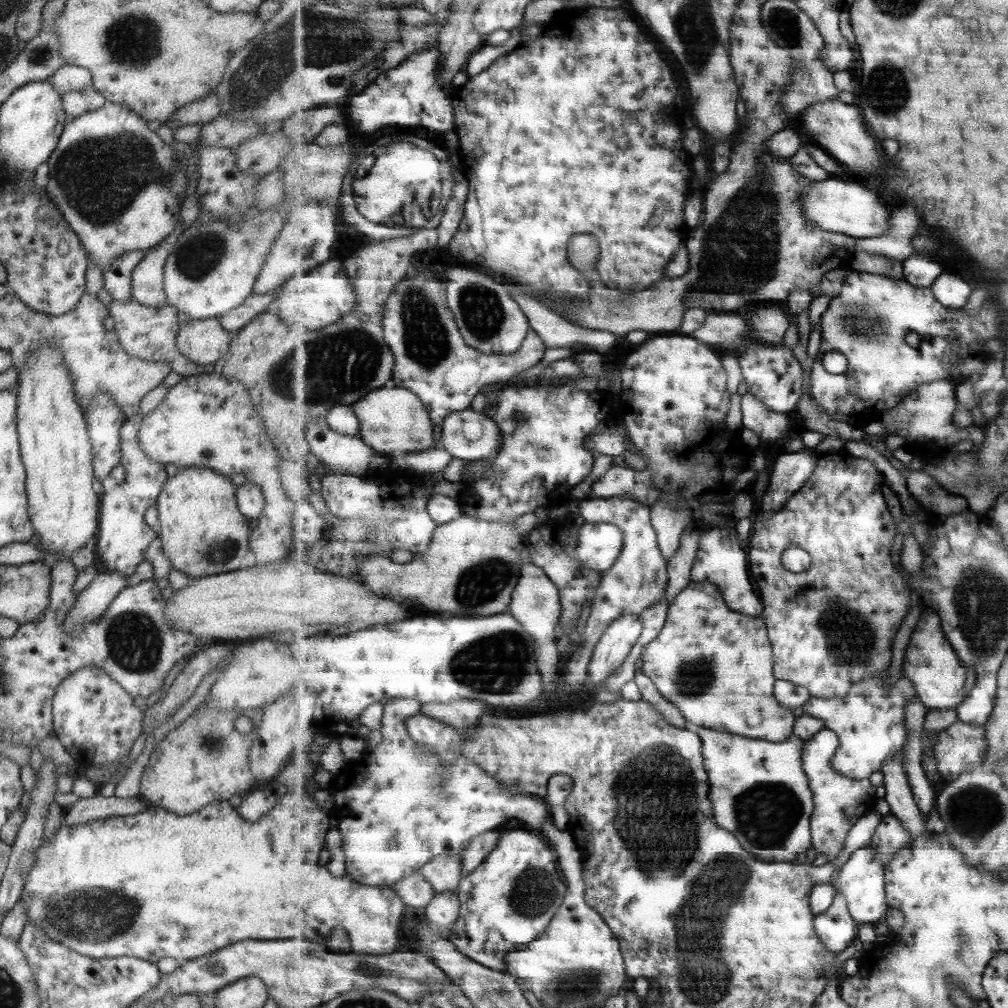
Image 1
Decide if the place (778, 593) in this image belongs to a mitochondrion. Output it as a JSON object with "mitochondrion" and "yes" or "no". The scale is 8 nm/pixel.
{"mitochondrion":"no"}

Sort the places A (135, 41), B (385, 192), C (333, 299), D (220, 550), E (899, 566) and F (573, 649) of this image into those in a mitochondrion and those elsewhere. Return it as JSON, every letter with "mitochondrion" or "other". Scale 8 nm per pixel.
{"A":"mitochondrion","B":"mitochondrion","C":"other","D":"mitochondrion","E":"other","F":"other"}

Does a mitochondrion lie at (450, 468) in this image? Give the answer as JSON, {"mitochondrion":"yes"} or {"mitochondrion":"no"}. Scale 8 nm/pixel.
{"mitochondrion":"no"}

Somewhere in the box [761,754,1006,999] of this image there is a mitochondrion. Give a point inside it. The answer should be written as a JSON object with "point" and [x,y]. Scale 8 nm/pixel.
{"point":[975,810]}

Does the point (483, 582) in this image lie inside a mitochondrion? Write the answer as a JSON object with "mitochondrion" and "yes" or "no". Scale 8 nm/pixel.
{"mitochondrion":"yes"}

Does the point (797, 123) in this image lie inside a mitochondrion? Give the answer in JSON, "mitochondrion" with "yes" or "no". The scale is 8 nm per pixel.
{"mitochondrion":"no"}

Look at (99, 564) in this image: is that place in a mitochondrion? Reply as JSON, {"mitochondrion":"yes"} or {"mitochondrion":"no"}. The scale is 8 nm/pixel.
{"mitochondrion":"no"}

